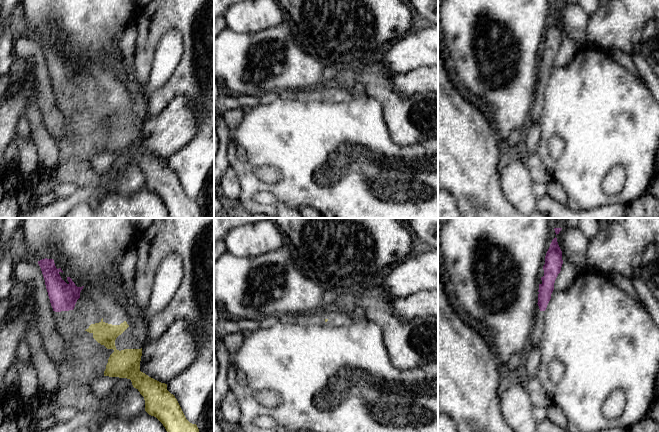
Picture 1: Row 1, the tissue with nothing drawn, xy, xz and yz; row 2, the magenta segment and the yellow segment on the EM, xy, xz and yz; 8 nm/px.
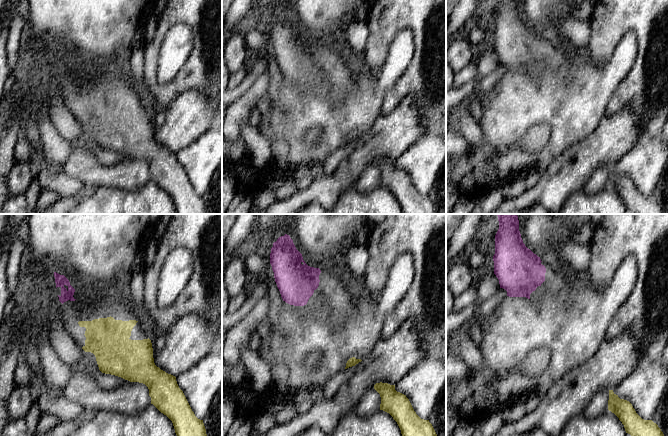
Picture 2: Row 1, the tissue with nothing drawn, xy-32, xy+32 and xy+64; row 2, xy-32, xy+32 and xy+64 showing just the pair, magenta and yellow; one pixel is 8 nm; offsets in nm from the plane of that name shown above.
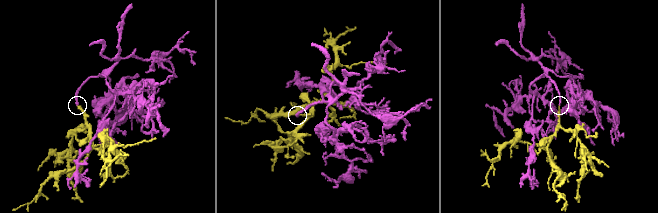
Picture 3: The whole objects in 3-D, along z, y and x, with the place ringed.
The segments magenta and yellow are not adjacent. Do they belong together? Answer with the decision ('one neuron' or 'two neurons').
one neuron

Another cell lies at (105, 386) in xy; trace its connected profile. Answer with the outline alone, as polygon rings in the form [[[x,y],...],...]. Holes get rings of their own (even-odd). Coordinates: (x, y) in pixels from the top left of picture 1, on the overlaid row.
[[[102,376],[92,381],[90,388],[96,397],[115,398],[123,397],[133,385],[127,378]]]

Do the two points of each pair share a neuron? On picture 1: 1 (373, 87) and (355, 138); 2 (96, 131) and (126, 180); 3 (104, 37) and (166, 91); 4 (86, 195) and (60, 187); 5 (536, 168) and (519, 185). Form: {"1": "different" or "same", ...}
{"1": "different", "2": "different", "3": "different", "4": "different", "5": "different"}

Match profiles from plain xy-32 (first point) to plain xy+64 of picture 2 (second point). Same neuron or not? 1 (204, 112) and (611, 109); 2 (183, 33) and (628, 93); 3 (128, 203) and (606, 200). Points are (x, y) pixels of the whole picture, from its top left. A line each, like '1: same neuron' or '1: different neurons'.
1: different neurons
2: different neurons
3: same neuron

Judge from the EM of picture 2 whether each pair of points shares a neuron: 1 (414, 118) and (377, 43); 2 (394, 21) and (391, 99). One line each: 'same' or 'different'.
1: different
2: same

